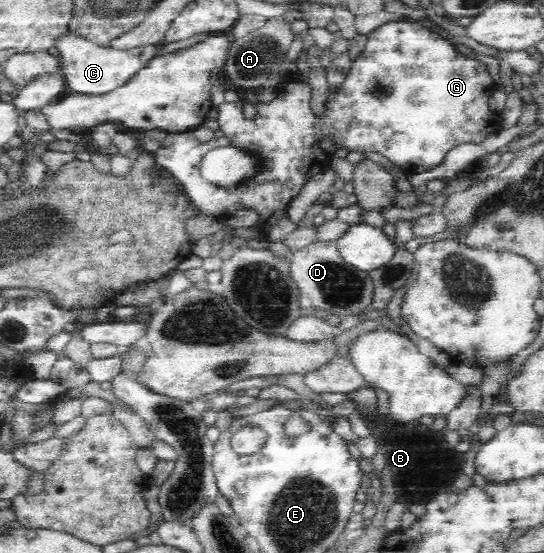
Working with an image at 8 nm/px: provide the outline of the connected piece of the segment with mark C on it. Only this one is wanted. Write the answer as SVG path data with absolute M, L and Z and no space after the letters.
M69 29L55 36L53 47L59 51L59 70L68 93L79 95L105 95L125 85L146 63L155 57L159 44L118 50L110 45L100 45Z

